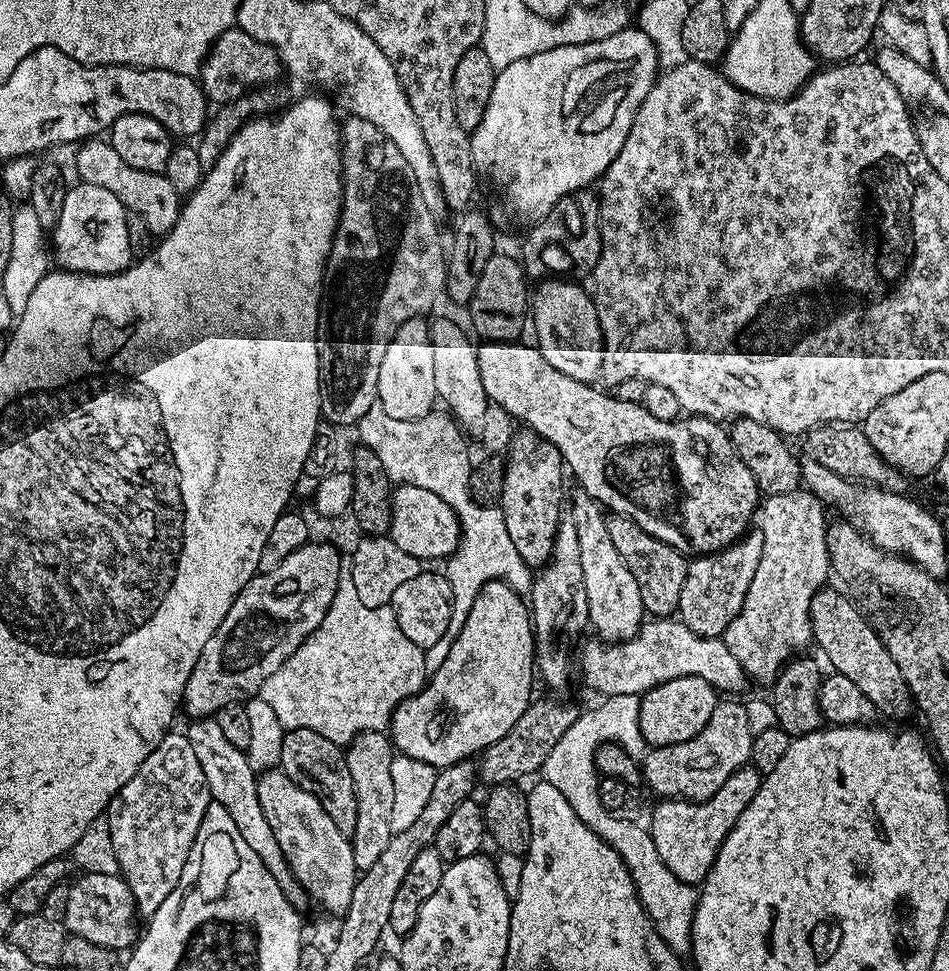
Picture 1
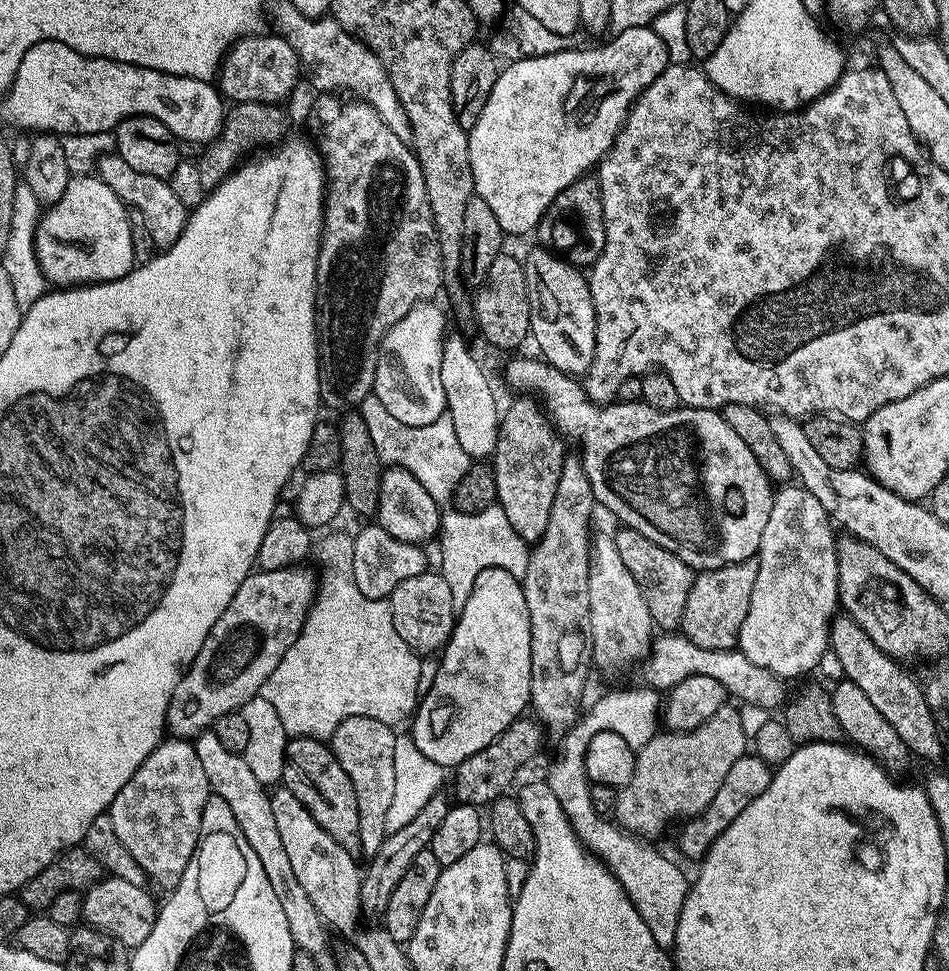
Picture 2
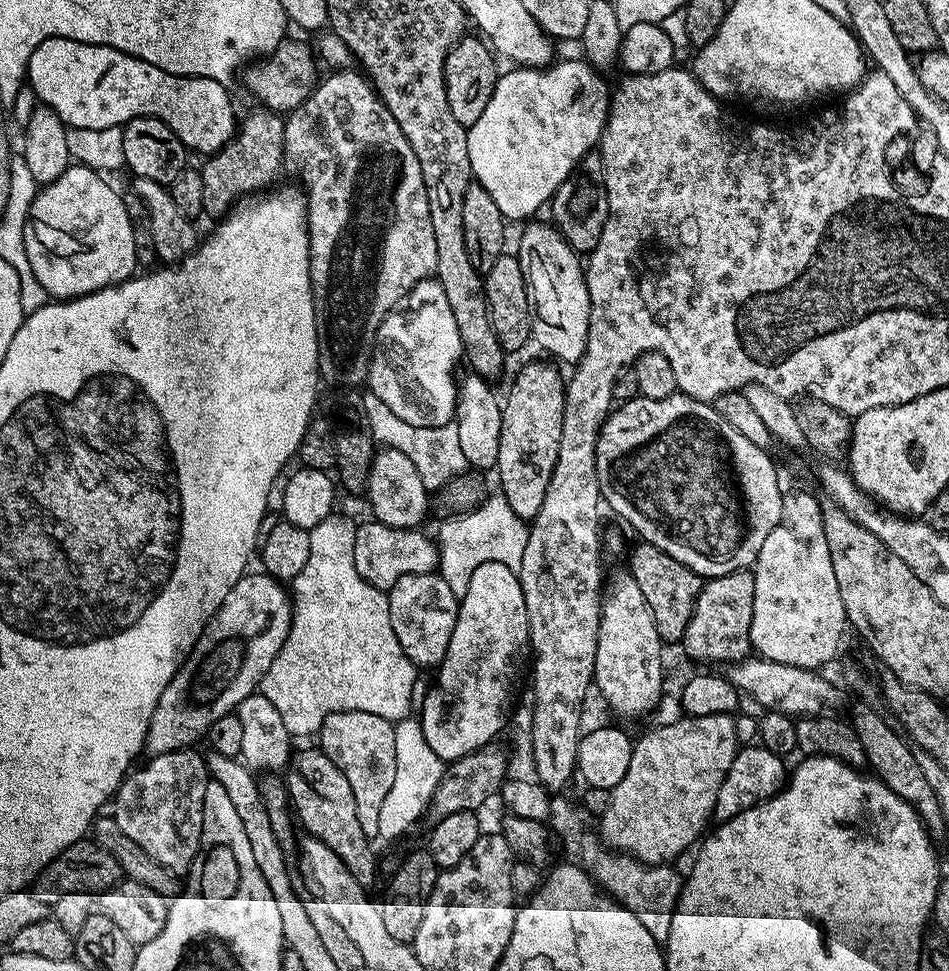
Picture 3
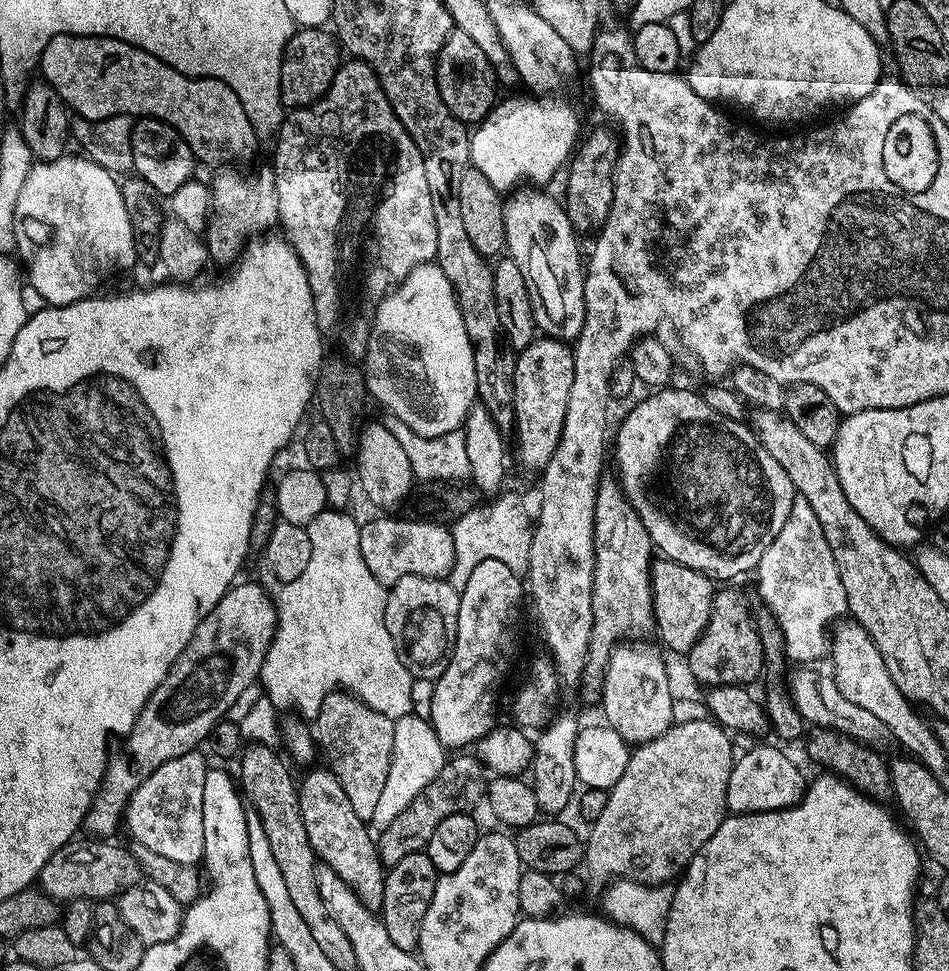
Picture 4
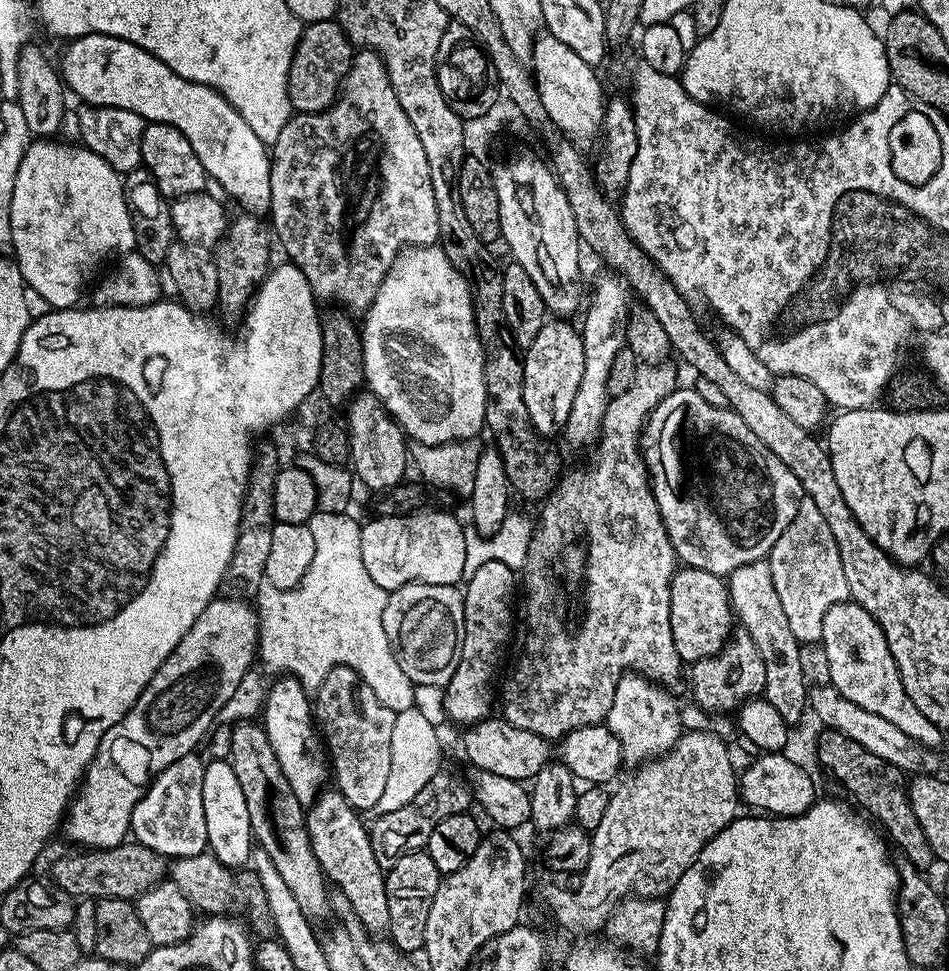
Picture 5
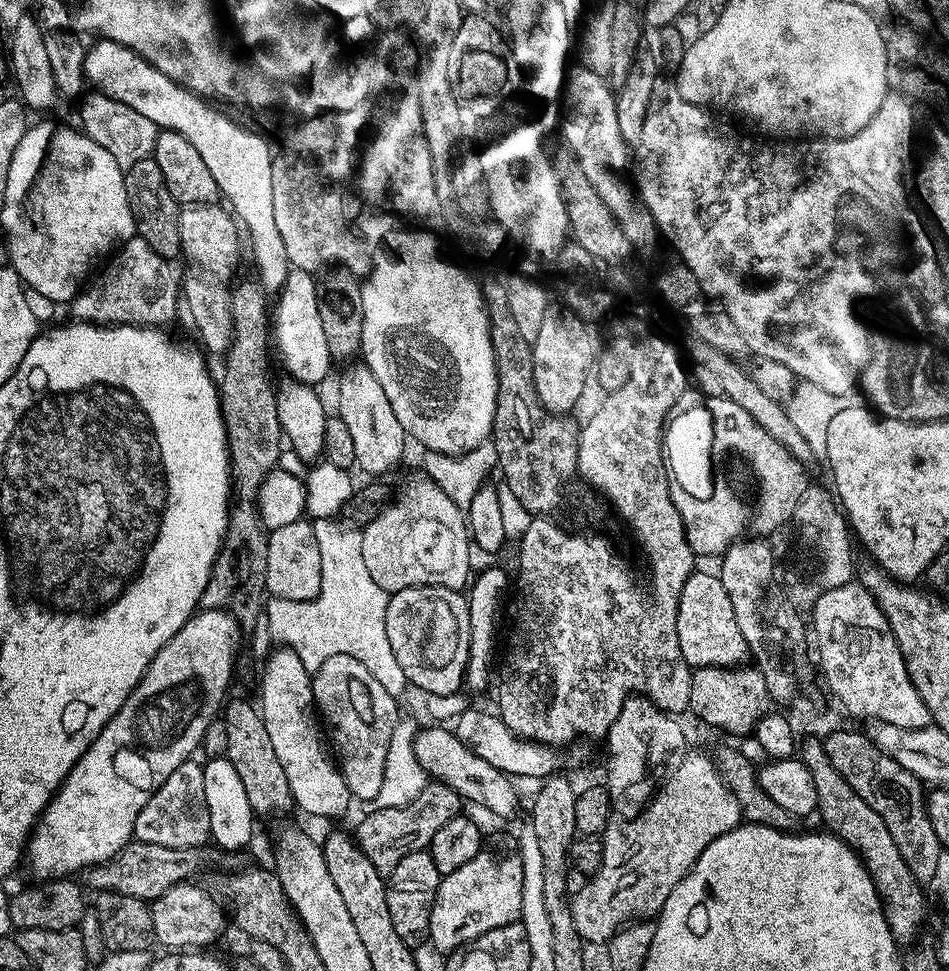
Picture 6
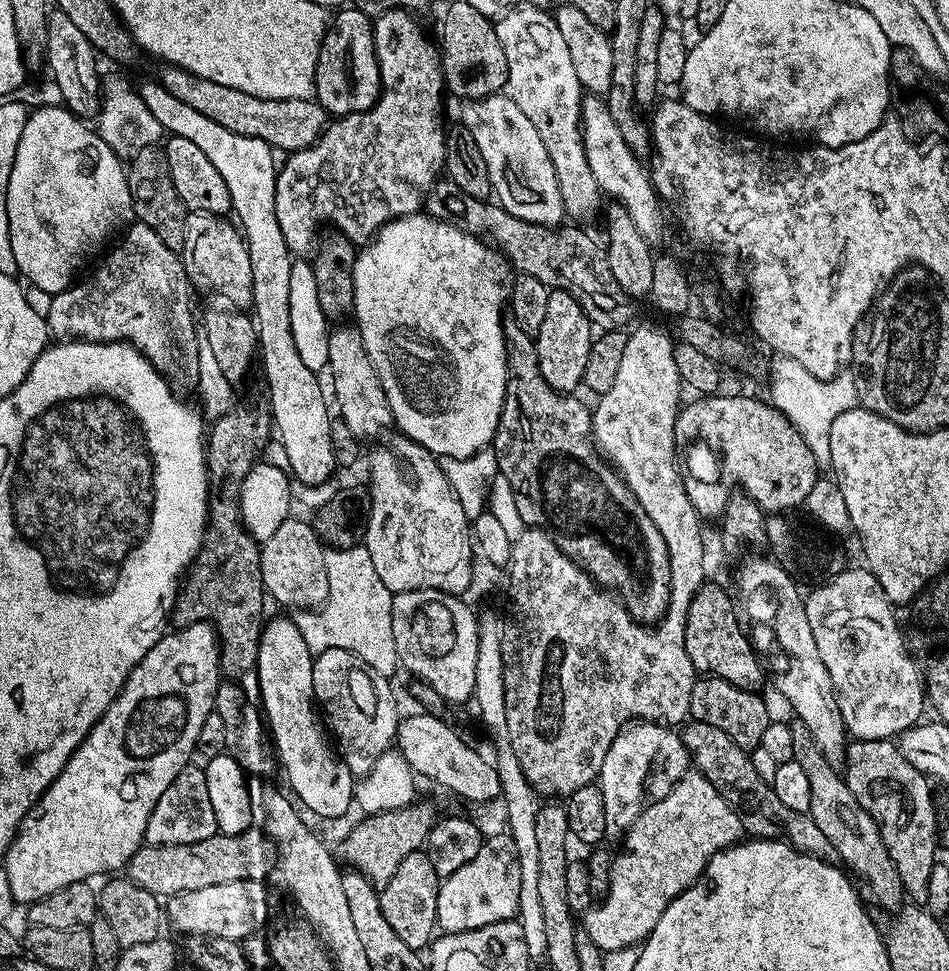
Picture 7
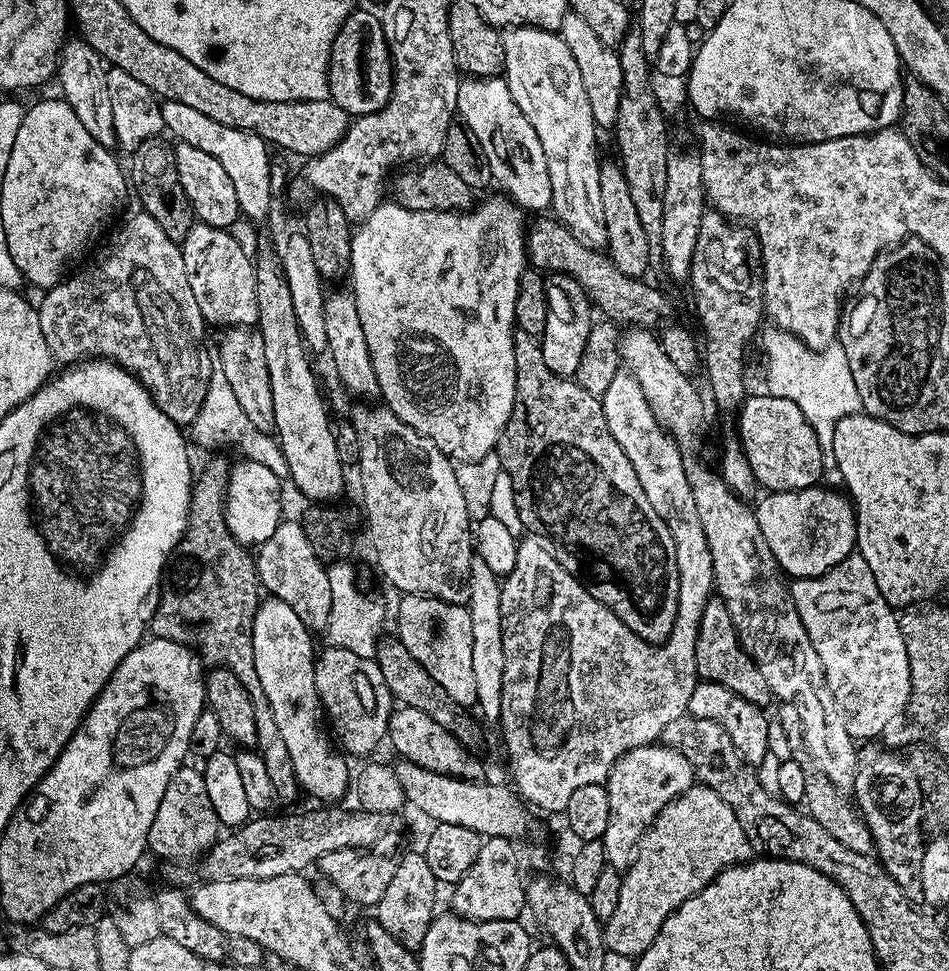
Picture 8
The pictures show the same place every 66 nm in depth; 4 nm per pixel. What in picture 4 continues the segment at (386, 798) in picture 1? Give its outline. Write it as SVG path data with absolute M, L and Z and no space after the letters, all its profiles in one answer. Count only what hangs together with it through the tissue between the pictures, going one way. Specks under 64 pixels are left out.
M343 690L331 692L325 696L318 714L311 721L312 739L316 741L322 756L325 756L327 767L332 769L338 782L342 782L342 790L346 790L346 798L350 798L350 806L354 806L354 814L365 822L371 821L374 809L382 790L386 787L386 774L390 774L390 758L394 750L394 720L378 710L372 709L352 693Z

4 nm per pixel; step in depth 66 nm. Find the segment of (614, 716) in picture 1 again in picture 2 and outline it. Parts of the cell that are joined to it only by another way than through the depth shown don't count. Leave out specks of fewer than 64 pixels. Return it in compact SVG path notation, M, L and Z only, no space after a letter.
M639 687L620 688L617 692L608 692L605 696L598 697L592 705L589 703L586 711L576 721L576 725L559 741L560 749L556 752L556 761L549 766L546 779L550 790L554 790L554 795L558 797L558 803L562 805L562 814L566 814L574 834L584 843L588 851L597 856L611 870L614 878L618 878L622 890L626 890L630 902L634 902L634 910L638 910L638 914L642 914L642 922L646 922L650 934L654 934L654 942L658 942L660 948L668 950L676 942L678 918L682 914L682 906L686 902L686 894L690 887L689 877L684 877L683 870L670 857L663 856L652 845L655 843L632 835L625 828L621 828L615 819L598 814L598 810L594 810L594 802L590 802L592 784L589 781L586 770L587 747L590 746L590 740L600 731L614 731L616 734L620 734L634 750L639 750L642 746L646 746L646 742L650 742L650 738L657 735L658 727L656 728L656 720L658 724L662 716L661 693L655 688Z

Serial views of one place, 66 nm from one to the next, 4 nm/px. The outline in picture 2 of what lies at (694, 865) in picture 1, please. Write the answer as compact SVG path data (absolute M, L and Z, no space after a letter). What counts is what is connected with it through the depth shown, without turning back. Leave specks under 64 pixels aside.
M745 754L742 758L738 758L738 762L730 766L726 782L718 786L714 802L710 802L710 806L706 806L706 810L702 810L697 816L679 825L680 833L676 836L676 844L680 847L681 854L689 856L693 862L703 858L708 848L718 838L718 834L722 834L722 830L726 830L726 826L730 826L730 822L734 822L734 818L738 818L738 814L742 814L742 810L746 810L746 806L750 806L750 802L754 802L754 798L758 798L758 794L762 794L766 786L770 786L772 774L773 769L770 765L754 754Z

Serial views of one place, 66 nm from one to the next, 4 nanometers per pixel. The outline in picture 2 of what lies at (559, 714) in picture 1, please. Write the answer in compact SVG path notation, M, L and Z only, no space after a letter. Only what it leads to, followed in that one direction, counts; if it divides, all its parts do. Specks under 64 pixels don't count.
M535 718L516 720L501 736L494 738L490 746L478 750L478 754L470 754L470 758L456 765L455 799L461 804L491 805L492 801L500 799L509 791L512 779L523 770L524 764L530 763L539 754L544 740L546 741L546 733L539 720Z

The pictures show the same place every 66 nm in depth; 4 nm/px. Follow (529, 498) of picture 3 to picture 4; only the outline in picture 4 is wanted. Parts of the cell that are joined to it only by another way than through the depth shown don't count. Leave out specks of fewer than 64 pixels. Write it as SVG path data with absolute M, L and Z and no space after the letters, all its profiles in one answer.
M537 338L530 346L519 349L512 379L512 415L516 436L516 460L528 472L543 473L550 462L558 442L562 438L562 426L566 422L566 402L570 402L570 386L574 386L574 358L572 348L563 340Z

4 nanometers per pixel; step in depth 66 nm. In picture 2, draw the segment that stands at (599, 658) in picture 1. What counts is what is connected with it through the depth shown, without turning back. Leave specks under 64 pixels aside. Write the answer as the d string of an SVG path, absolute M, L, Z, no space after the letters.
M682 634L657 635L642 667L643 683L657 690L672 689L687 676L701 675L714 678L722 684L729 697L737 696L740 704L751 704L756 710L776 707L779 709L786 700L785 681L762 666L754 666L754 662L750 662L746 654L742 654L736 648L708 650L706 646L694 646L694 642L690 642Z

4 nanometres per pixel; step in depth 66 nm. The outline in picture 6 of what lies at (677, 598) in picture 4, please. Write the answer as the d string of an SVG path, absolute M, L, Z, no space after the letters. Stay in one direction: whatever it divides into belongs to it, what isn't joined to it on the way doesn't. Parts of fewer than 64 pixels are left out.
M693 571L690 578L682 586L682 594L678 598L678 646L682 646L682 658L686 658L688 667L697 668L734 668L743 665L750 653L746 638L742 638L742 630L734 618L734 606L726 595L719 575L715 571Z

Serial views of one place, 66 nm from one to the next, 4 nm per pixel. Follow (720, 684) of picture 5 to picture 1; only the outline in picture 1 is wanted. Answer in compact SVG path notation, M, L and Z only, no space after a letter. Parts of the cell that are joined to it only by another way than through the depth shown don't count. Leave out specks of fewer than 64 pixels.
M752 526L729 548L689 559L684 569L678 619L699 636L723 637L730 622L734 622L742 610L744 595L750 582L754 582L754 574L758 571L761 558L762 530L759 526Z

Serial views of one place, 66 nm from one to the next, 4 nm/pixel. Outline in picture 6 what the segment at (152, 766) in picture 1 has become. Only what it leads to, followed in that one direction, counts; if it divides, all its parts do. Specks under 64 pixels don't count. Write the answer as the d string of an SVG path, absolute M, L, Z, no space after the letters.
M190 758L162 782L162 786L146 802L142 814L138 814L136 840L150 842L154 846L174 846L175 848L203 848L209 843L210 810L206 806L206 778L204 764Z

